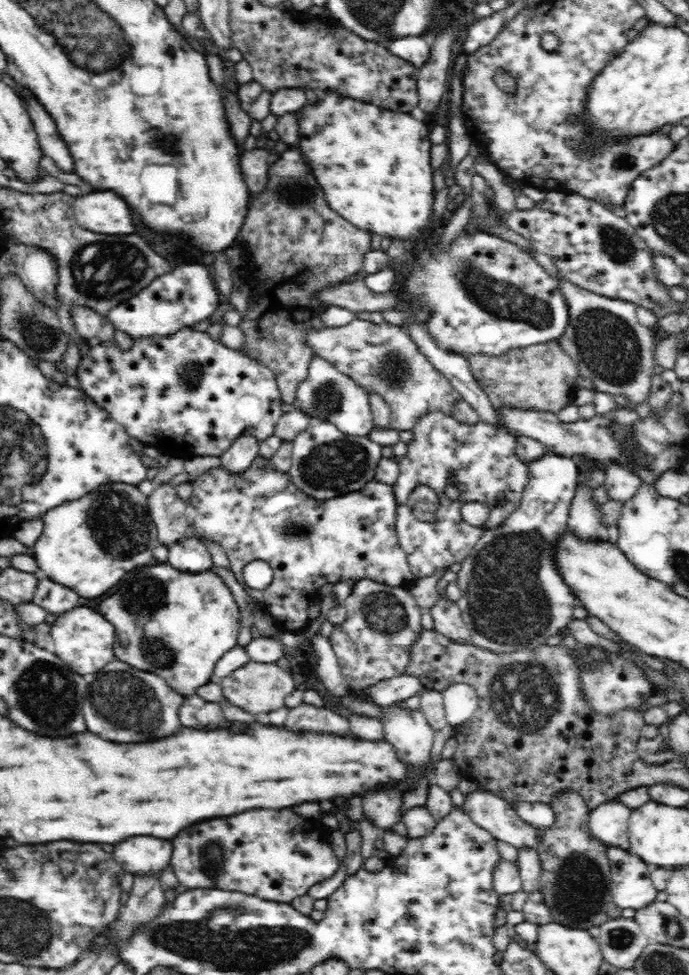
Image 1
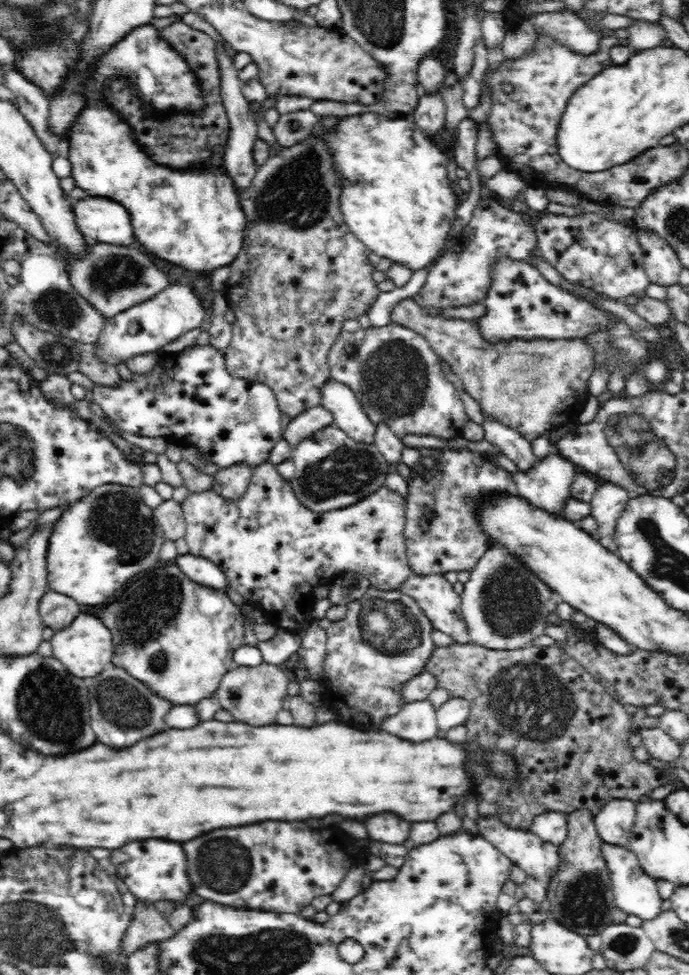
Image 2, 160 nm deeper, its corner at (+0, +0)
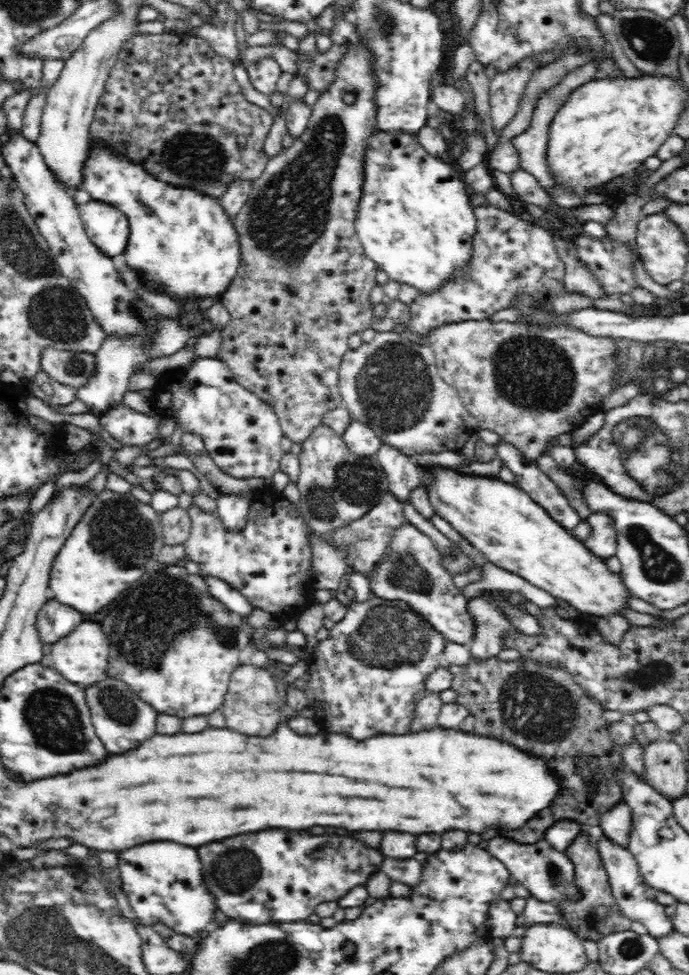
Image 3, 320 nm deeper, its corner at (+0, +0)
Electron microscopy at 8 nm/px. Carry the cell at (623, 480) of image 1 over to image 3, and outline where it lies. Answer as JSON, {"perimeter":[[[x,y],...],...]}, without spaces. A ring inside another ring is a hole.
{"perimeter":[[[592,513],[588,515],[587,521],[591,531],[585,541],[587,547],[602,561],[616,556],[617,533],[614,521],[606,514]]]}

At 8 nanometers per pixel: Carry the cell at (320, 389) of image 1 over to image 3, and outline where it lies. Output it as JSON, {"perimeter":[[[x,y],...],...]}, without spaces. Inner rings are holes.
{"perimeter":[[[353,418],[342,435],[352,453],[360,457],[375,457],[382,446],[378,435],[366,423]]]}

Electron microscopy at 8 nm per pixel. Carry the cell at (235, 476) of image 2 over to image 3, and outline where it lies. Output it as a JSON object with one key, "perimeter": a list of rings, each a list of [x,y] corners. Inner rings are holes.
{"perimeter":[[[219,495],[215,502],[220,521],[224,522],[225,530],[232,531],[233,534],[240,534],[240,531],[244,530],[244,527],[248,524],[250,499],[244,496]]]}

